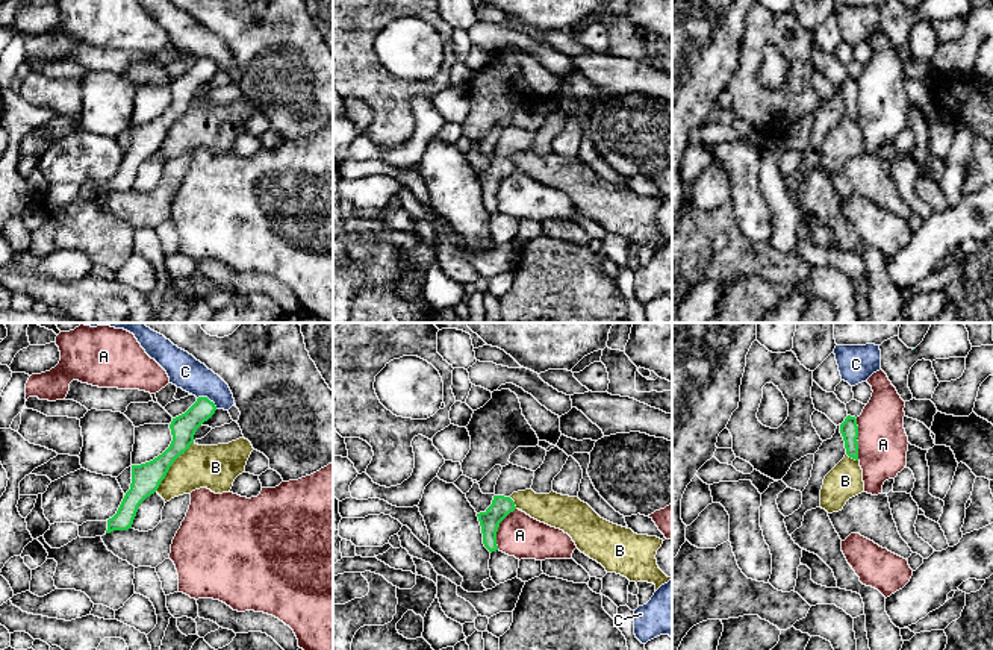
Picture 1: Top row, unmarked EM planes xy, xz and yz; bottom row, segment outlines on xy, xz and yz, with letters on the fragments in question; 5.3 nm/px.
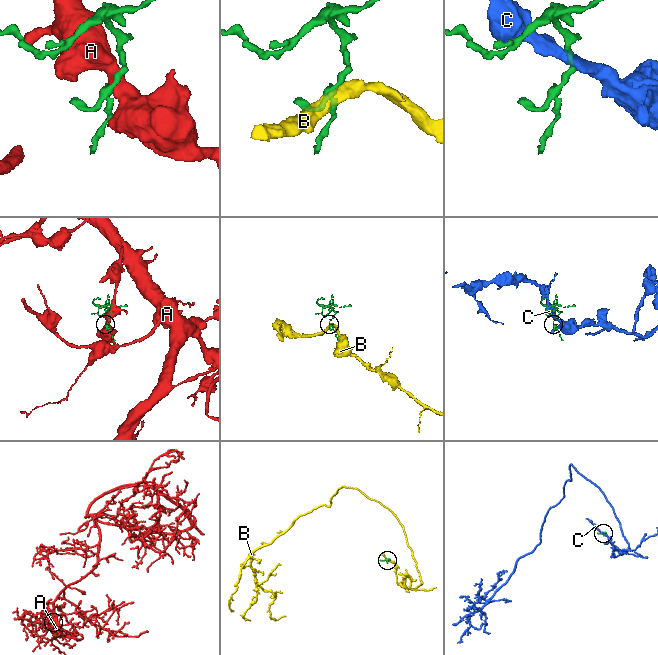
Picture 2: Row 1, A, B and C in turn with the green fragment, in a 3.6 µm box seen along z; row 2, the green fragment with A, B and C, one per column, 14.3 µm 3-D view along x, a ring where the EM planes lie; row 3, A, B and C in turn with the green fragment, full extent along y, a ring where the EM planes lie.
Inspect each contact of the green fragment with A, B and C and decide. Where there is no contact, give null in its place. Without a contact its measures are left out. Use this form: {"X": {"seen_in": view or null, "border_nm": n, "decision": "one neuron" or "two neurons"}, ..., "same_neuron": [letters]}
{"A": {"seen_in": "xz", "border_nm": 240, "decision": "two neurons"}, "B": {"seen_in": "xy", "border_nm": 340, "decision": "two neurons"}, "C": {"seen_in": "xy", "border_nm": 130, "decision": "two neurons"}, "same_neuron": []}

